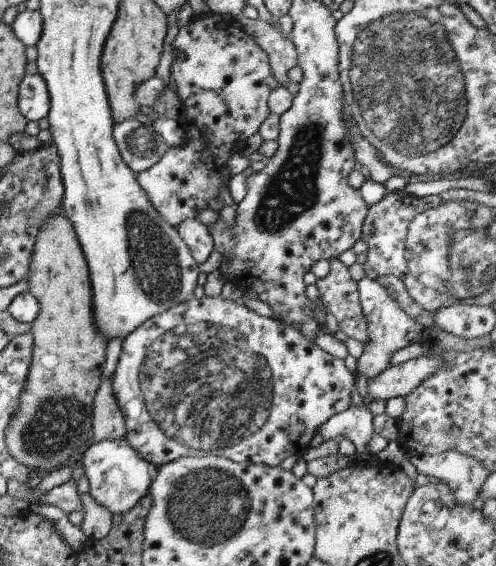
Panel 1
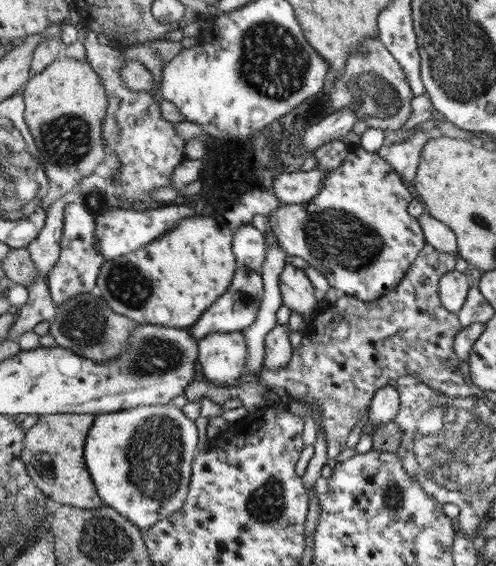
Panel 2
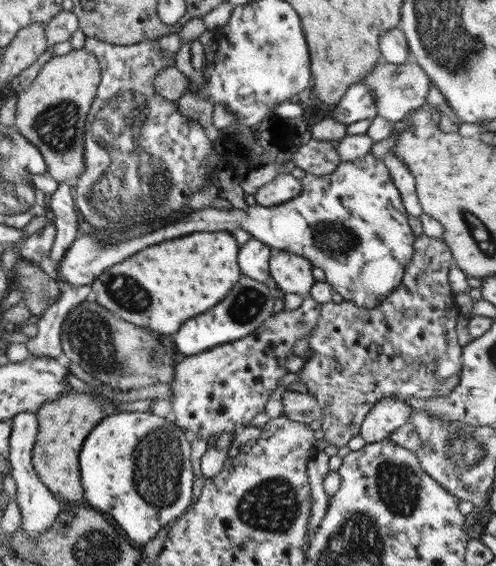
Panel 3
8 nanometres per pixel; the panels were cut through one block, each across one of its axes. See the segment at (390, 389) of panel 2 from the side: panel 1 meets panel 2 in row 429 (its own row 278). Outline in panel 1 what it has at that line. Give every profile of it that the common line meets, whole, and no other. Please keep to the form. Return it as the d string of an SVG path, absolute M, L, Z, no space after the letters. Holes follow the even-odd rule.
M364 277L358 281L358 292L367 324L368 340L366 340L362 355L357 360L356 372L364 374L367 380L372 380L391 367L390 360L395 352L420 341L424 327L400 308L394 294L386 290L380 282Z

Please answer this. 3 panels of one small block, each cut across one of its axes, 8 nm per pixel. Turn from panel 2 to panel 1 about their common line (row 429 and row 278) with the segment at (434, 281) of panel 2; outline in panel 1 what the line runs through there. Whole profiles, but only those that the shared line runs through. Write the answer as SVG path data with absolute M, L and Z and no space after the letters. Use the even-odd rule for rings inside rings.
M331 259L328 276L318 279L315 285L323 306L336 317L340 330L366 343L368 331L359 301L358 282L352 280L349 269L339 259Z

